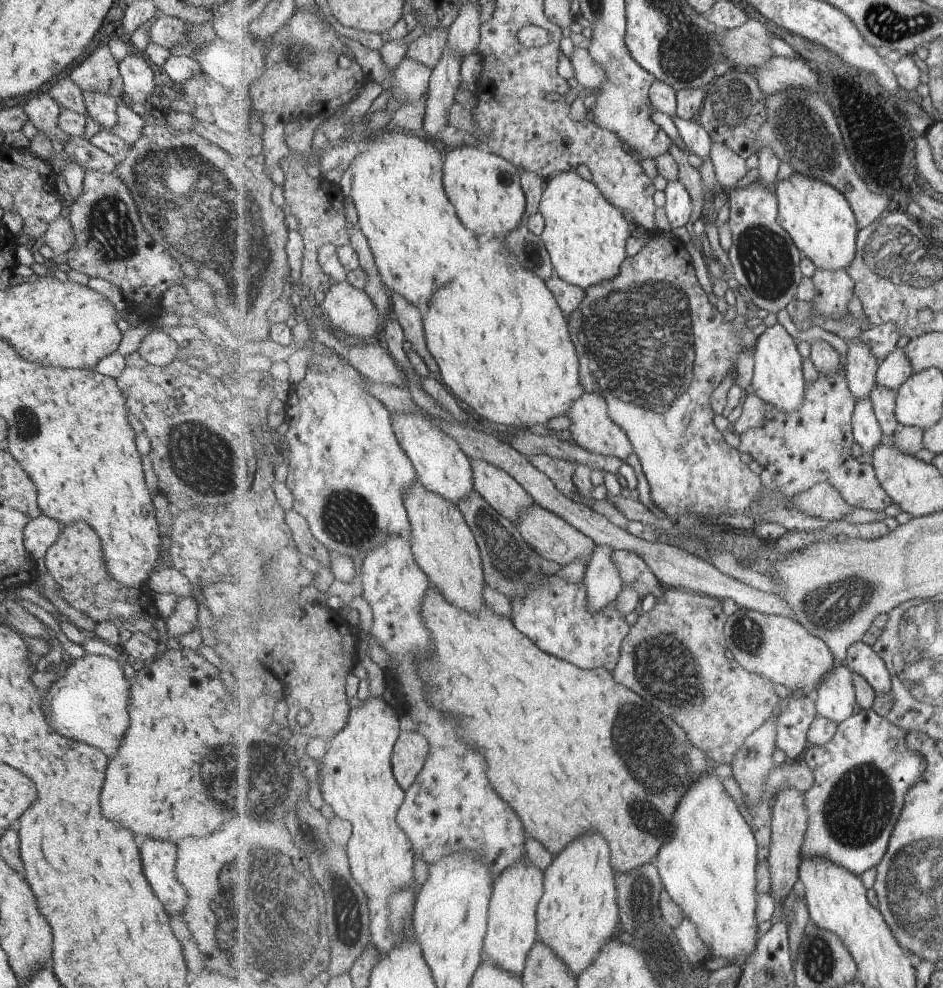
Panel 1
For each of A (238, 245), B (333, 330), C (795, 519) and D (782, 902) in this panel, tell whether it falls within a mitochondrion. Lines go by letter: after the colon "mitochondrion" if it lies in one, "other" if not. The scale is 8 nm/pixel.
A: mitochondrion
B: other
C: other
D: other

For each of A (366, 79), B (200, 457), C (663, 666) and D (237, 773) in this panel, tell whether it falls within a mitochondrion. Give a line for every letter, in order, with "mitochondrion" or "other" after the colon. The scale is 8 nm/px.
A: other
B: mitochondrion
C: mitochondrion
D: mitochondrion

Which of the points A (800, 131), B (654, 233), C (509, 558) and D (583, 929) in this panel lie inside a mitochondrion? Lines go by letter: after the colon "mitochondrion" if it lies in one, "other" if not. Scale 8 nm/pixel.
A: mitochondrion
B: other
C: mitochondrion
D: other

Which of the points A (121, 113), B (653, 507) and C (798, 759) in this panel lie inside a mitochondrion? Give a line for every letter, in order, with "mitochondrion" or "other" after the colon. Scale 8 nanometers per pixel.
A: other
B: other
C: other

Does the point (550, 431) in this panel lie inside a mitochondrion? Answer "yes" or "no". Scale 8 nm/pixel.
no

